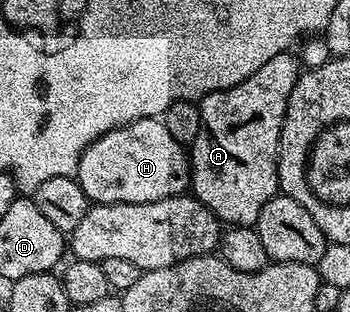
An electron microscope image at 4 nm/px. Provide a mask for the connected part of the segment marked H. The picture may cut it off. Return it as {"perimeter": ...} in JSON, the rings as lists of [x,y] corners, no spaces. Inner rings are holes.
{"perimeter":[[[142,118],[93,140],[93,144],[85,148],[74,177],[81,184],[88,203],[100,206],[145,204],[187,194],[191,163],[188,151],[169,136],[162,120]]]}

